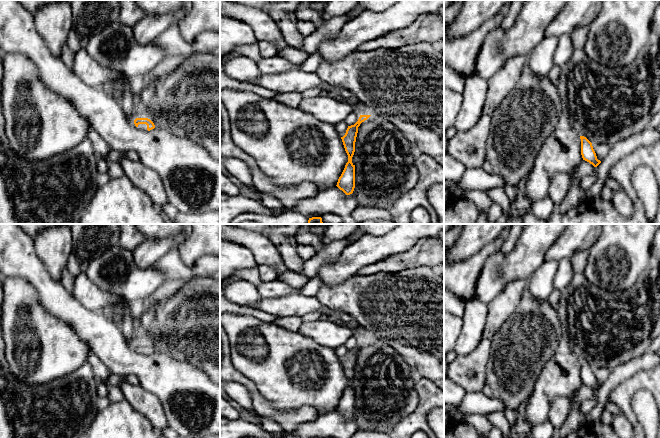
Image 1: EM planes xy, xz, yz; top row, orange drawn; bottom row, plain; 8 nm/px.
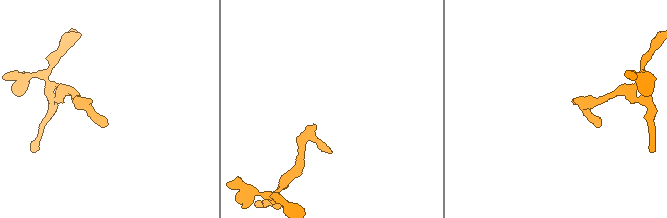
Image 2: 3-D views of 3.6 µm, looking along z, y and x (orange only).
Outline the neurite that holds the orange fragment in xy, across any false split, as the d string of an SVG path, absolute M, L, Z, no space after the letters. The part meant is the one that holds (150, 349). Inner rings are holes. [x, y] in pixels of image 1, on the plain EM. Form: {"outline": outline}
{"outline": "M136 342L134 348L143 355L150 355L155 352L154 347L148 342Z"}

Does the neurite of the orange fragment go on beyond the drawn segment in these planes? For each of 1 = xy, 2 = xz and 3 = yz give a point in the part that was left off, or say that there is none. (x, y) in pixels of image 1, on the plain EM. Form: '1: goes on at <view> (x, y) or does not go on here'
1: goes on at xy (143, 351)
2: does not go on here
3: does not go on here

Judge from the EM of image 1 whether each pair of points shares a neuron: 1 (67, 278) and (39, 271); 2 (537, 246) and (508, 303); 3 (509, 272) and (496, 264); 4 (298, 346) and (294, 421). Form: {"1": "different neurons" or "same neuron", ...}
{"1": "different neurons", "2": "different neurons", "3": "same neuron", "4": "different neurons"}

